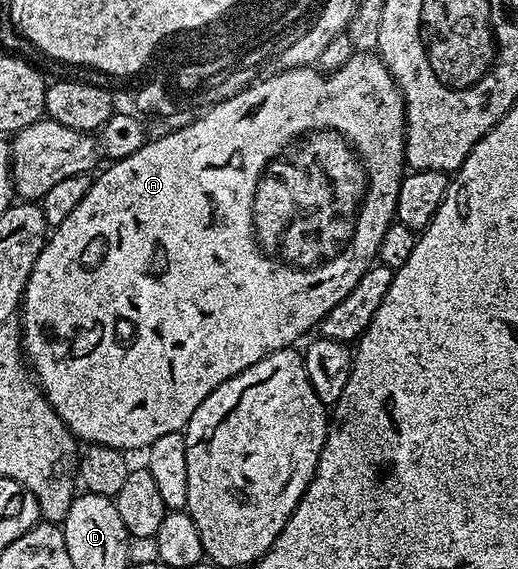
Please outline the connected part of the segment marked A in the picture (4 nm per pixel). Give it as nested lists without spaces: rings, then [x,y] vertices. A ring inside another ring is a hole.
[[[370,51],[355,52],[354,56],[348,59],[348,63],[344,63],[338,69],[327,73],[314,67],[283,68],[279,72],[272,74],[271,77],[263,76],[247,85],[245,89],[239,89],[238,92],[227,95],[224,100],[217,101],[216,104],[209,106],[203,112],[206,113],[203,117],[201,115],[195,116],[194,121],[188,123],[188,127],[180,127],[163,137],[147,140],[139,150],[133,151],[126,158],[120,158],[107,164],[107,169],[104,170],[105,168],[103,168],[97,174],[99,177],[95,176],[91,180],[88,195],[84,195],[84,199],[80,199],[76,211],[72,211],[72,215],[68,215],[68,219],[64,219],[64,223],[60,223],[49,234],[46,245],[40,251],[40,255],[32,267],[32,275],[28,279],[26,289],[22,292],[20,336],[25,360],[28,362],[38,385],[42,388],[42,394],[45,395],[47,403],[56,411],[56,415],[60,415],[60,419],[70,428],[70,432],[79,442],[86,445],[103,445],[123,451],[129,451],[129,449],[145,451],[152,443],[156,443],[156,439],[160,439],[160,435],[182,433],[187,423],[192,419],[196,407],[200,407],[200,403],[204,403],[204,399],[208,399],[208,395],[212,395],[212,391],[216,391],[216,387],[220,387],[220,383],[224,383],[228,379],[240,375],[240,371],[260,363],[260,359],[264,359],[269,353],[291,348],[295,343],[298,343],[294,341],[300,340],[309,329],[317,330],[322,324],[324,315],[328,315],[328,311],[332,311],[332,307],[336,307],[336,303],[340,303],[340,299],[344,299],[344,295],[348,295],[348,291],[352,291],[352,287],[356,287],[356,283],[360,283],[363,275],[369,271],[371,265],[375,264],[378,248],[381,247],[383,239],[386,238],[388,227],[395,224],[398,211],[398,192],[402,186],[404,170],[407,168],[406,104],[402,102],[402,90],[394,84],[394,77],[388,71],[388,67],[381,57]]]

